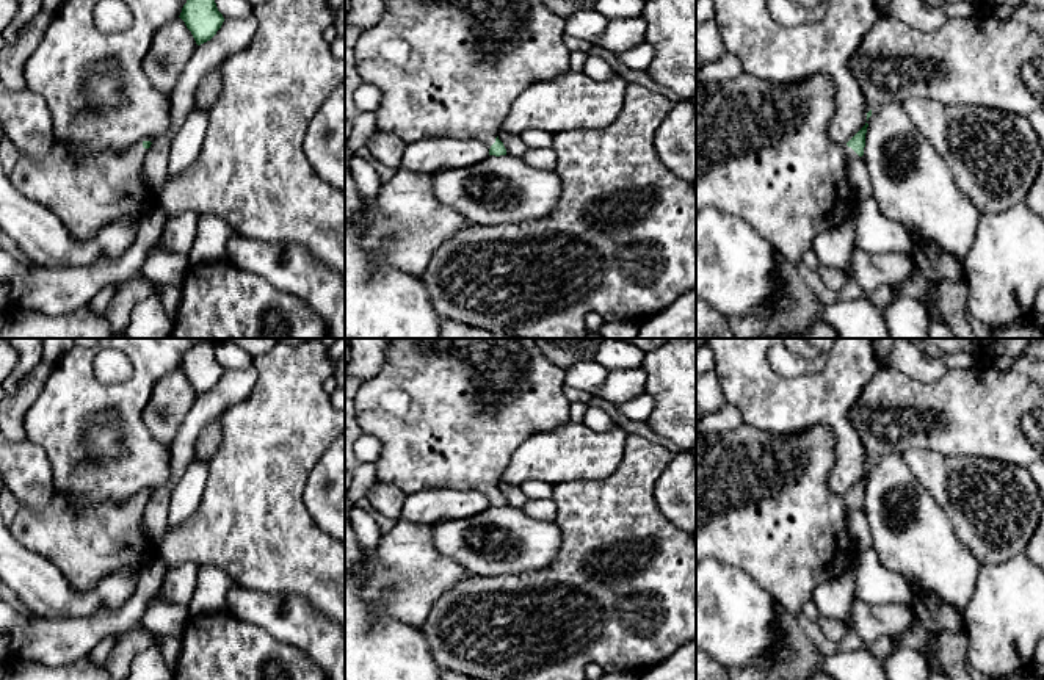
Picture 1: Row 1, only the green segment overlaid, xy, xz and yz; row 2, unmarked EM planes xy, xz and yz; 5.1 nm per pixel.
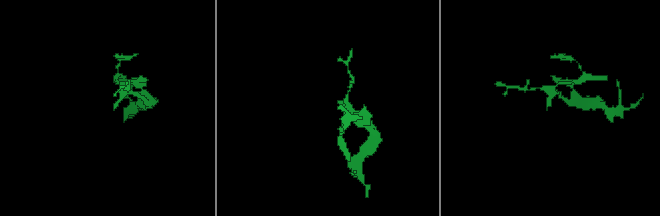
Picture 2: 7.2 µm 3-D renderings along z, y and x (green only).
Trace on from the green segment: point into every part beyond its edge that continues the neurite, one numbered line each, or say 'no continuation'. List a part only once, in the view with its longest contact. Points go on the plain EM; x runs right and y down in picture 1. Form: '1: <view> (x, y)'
1: yz (764, 505)

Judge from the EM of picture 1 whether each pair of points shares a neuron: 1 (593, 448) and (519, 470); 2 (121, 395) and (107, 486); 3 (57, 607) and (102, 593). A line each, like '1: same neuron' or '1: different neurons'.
1: same neuron
2: same neuron
3: same neuron

